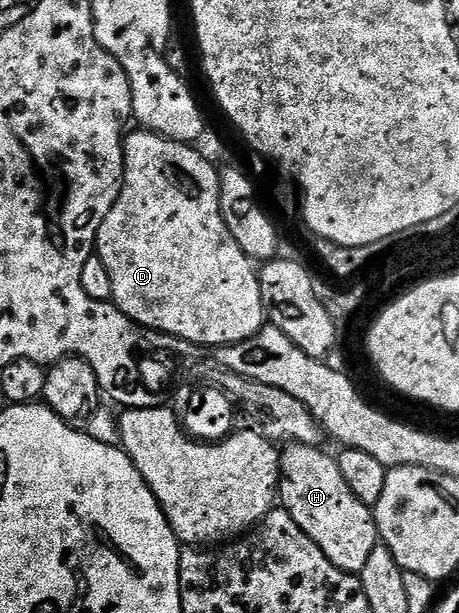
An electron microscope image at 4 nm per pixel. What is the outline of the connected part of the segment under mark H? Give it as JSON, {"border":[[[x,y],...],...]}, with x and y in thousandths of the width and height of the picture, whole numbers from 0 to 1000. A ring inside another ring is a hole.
{"border":[[[658,724],[619,726],[612,737],[612,781],[608,785],[608,822],[651,852],[651,865],[721,910],[721,917],[739,930],[784,936],[791,923],[800,923],[800,910],[808,905],[808,897],[826,886],[821,871],[821,852],[813,847],[806,824],[782,819],[773,806],[765,806],[756,786],[747,786],[747,773],[739,773],[739,760],[723,742],[715,744],[699,731],[680,731]]]}

